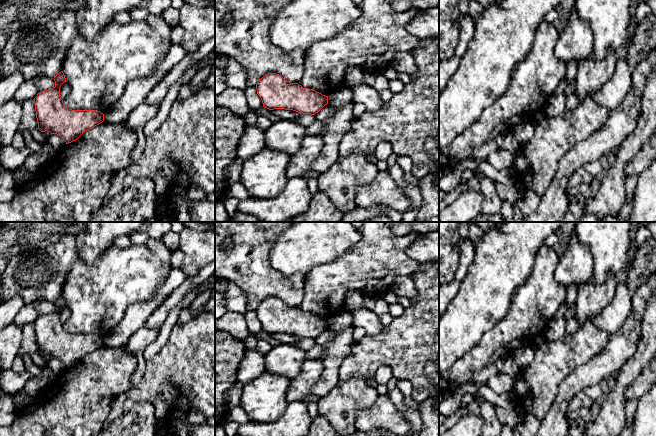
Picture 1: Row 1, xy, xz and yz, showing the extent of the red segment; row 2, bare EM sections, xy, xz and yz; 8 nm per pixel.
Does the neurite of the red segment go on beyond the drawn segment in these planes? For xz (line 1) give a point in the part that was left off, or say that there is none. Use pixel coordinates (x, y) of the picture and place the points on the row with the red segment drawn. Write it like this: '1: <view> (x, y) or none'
1: none

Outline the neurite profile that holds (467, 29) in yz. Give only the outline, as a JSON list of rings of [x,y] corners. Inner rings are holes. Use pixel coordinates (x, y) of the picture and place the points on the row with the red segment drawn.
[[[469,14],[460,16],[460,22],[460,39],[455,49],[455,55],[461,59],[468,50],[469,43],[475,31],[475,26]]]

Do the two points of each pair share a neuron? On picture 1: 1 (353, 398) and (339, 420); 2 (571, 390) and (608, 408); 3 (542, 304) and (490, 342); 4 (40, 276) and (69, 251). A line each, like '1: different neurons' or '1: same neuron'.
1: same neuron
2: different neurons
3: same neuron
4: same neuron

